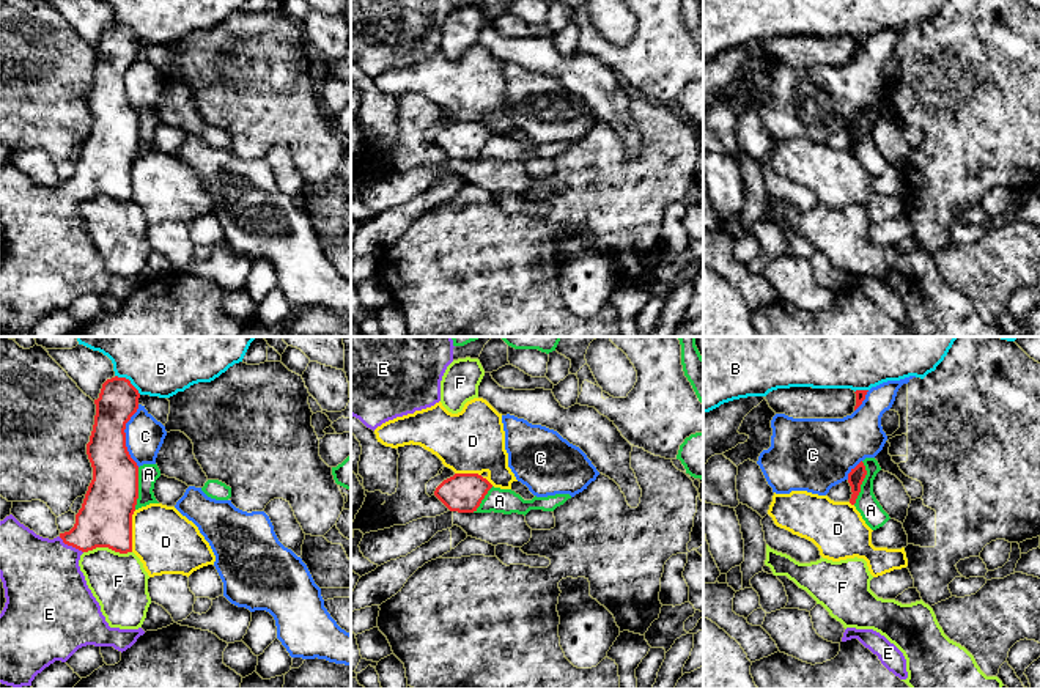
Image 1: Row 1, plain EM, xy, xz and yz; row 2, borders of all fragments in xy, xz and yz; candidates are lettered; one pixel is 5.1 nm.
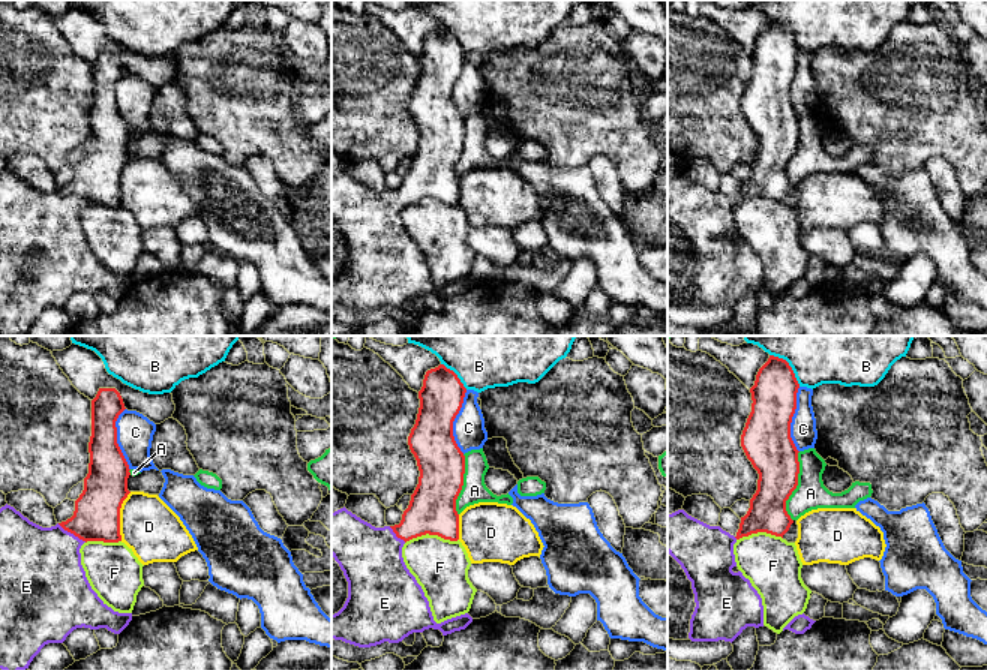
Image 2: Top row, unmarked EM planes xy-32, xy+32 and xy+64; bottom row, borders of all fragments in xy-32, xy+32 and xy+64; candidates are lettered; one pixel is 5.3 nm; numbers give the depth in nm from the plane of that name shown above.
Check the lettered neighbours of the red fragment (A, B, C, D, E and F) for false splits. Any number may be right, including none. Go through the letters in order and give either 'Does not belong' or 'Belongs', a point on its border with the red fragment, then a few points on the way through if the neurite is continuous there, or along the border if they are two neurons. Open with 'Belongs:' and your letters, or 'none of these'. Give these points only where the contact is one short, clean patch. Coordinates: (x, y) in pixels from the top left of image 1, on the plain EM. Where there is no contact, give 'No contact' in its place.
Belongs: E
A: Does not belong. Touches red at yz (861, 131). Boundary: yz (862, 109), (866, 125), (853, 151)
B: Does not belong. Touches red at xy (129, 29)
C: Does not belong. Touches red at xy (125, 84)
D: Does not belong. Touches red at xy (131, 178). Boundary: xy (136, 158), (132, 162), (131, 198)
E: Belongs. Touches red at xy (71, 192). Path across: xy (106, 164), (71, 192), (43, 230)
F: Does not belong. Touches red at xy (107, 194). Boundary: xy (131, 198), (120, 200), (107, 195), (93, 195), (84, 200)

